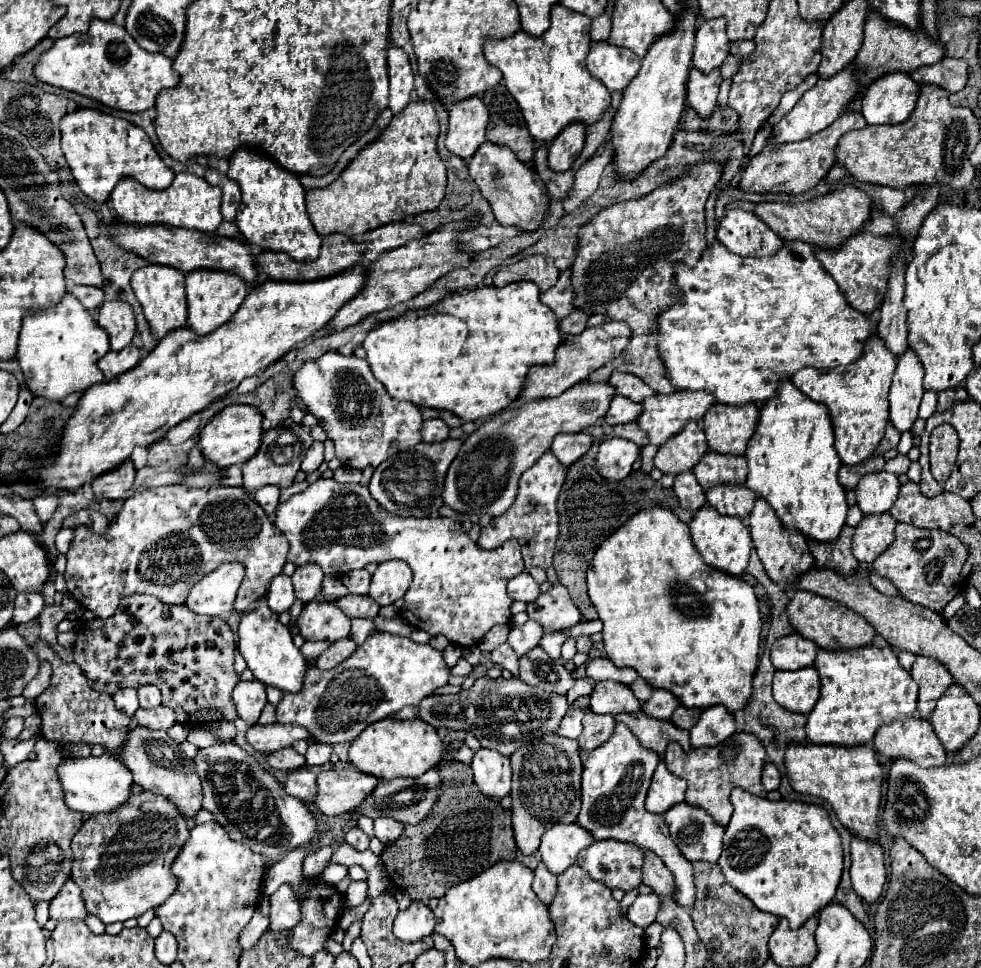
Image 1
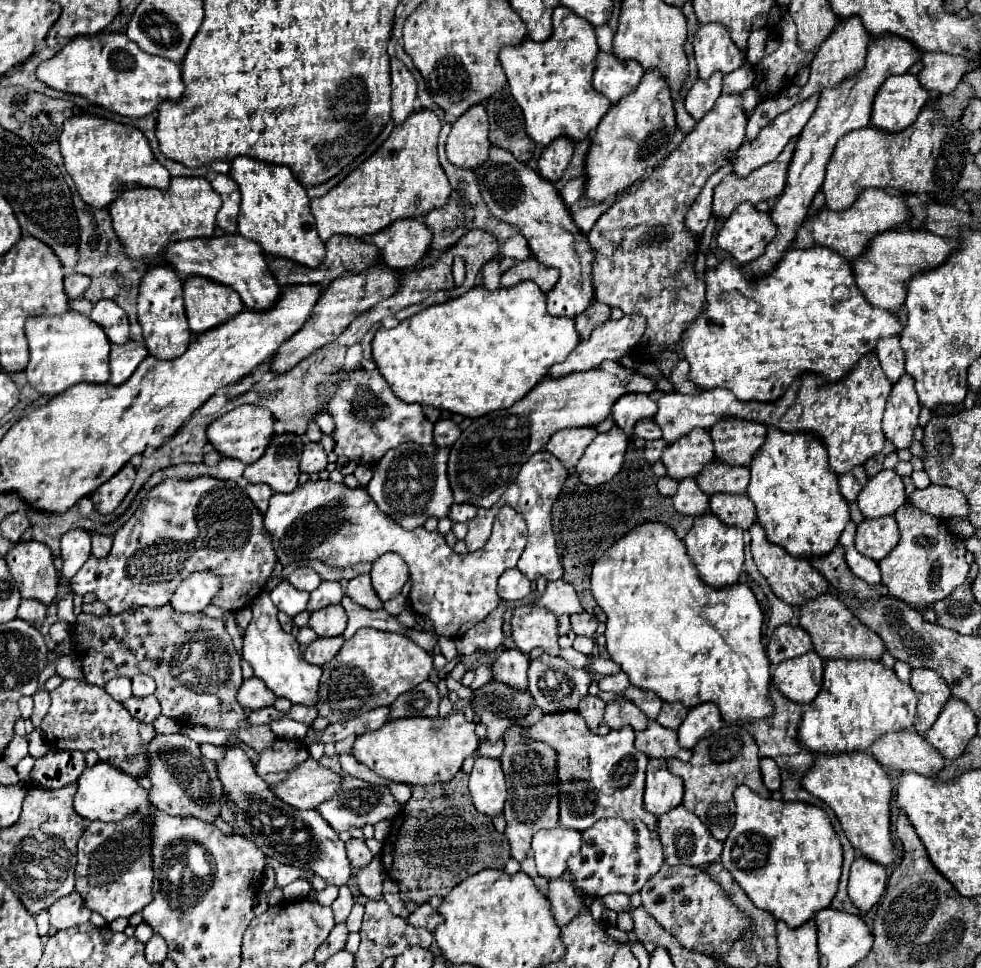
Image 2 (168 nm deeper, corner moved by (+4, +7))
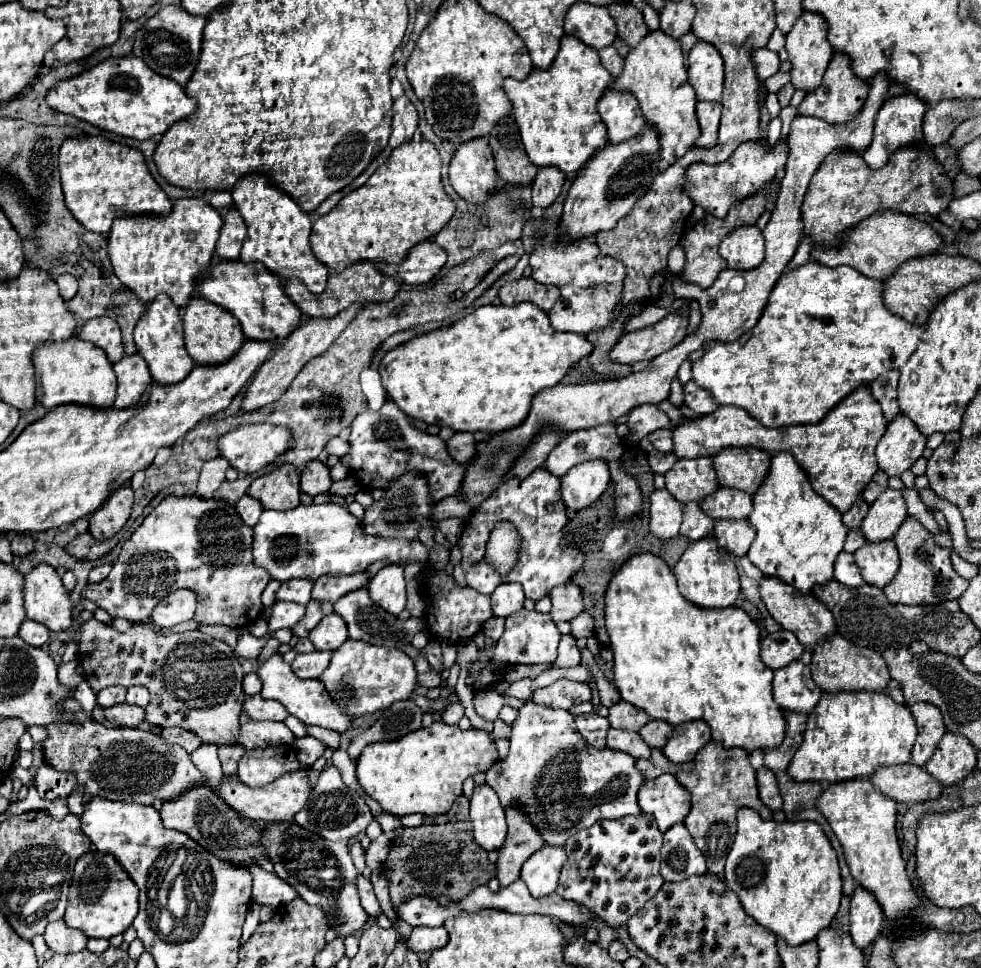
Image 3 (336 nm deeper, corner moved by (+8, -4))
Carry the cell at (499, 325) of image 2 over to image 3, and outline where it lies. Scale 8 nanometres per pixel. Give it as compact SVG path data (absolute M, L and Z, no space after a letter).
M520 302L514 306L488 304L446 328L416 336L386 352L380 362L380 376L386 396L410 418L436 426L450 426L456 432L498 432L520 424L528 416L532 396L558 384L568 374L570 366L590 352L592 344L588 344L584 334L556 332L550 326L548 314L532 302Z

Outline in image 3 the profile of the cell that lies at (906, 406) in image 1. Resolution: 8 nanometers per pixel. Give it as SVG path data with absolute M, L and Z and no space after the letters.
M898 414L888 422L888 428L876 446L878 466L890 476L900 476L922 456L924 448L926 436L908 416Z

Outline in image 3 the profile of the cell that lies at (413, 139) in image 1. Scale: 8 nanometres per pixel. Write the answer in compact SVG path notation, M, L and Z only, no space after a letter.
M414 138L394 148L390 158L368 178L364 186L346 194L328 214L314 220L310 246L316 258L322 260L328 268L338 268L338 270L356 260L372 260L372 262L384 260L390 264L400 262L414 244L436 234L440 228L444 228L444 224L448 224L448 220L454 214L454 202L444 192L440 180L440 166L442 166L440 154L430 140Z

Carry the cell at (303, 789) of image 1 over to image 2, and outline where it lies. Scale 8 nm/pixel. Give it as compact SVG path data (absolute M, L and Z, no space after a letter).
M278 739L276 745L272 745L272 749L264 749L264 753L258 753L258 757L260 759L256 763L256 773L268 785L274 785L282 781L284 777L288 777L288 773L294 771L294 767L306 761L310 755L304 743L300 741L288 743L288 741Z

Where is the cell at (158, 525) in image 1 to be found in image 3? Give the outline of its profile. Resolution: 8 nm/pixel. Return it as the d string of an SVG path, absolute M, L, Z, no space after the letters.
M166 496L134 530L134 534L124 542L118 560L112 564L112 572L98 584L86 584L82 596L98 604L112 618L120 616L128 622L150 620L152 610L158 602L174 592L176 588L192 588L198 594L196 620L200 624L222 624L230 628L244 628L260 618L262 602L260 594L270 582L268 572L252 562L252 528L246 526L236 508L226 500L200 498L200 496Z

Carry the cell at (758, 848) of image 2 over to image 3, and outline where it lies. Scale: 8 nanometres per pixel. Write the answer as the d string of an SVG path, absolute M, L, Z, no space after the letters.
M752 808L738 810L738 832L734 846L728 854L724 868L726 886L736 892L748 916L752 916L760 926L784 938L792 946L800 946L814 940L822 928L828 928L834 914L838 912L842 898L842 878L838 868L838 858L822 826L816 822L776 822L762 820Z

